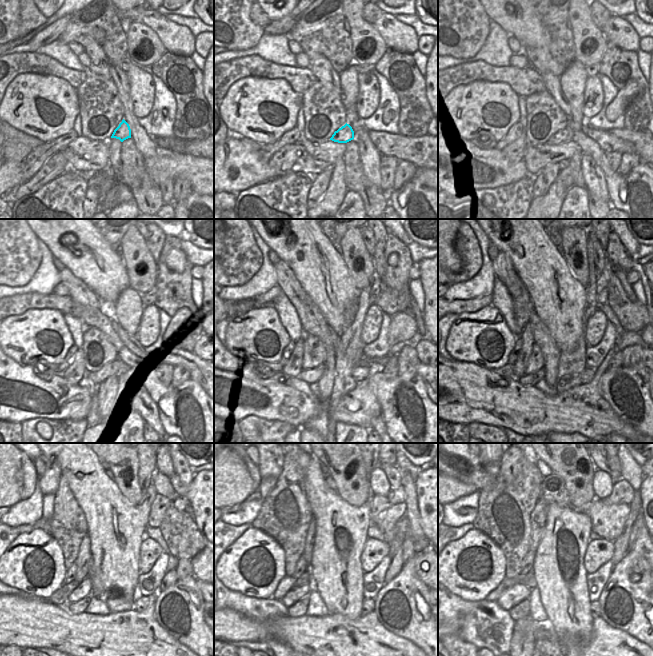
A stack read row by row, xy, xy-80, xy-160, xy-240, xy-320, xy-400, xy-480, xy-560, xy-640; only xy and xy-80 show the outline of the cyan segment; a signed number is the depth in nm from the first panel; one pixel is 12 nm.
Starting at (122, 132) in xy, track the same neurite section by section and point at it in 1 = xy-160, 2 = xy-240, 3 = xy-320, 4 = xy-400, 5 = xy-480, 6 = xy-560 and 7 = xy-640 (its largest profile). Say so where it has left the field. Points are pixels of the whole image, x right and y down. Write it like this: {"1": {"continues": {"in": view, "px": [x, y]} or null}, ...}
{"1": {"continues": {"in": "xy-160", "px": [566, 134]}}, "2": {"continues": {"in": "xy-240", "px": [109, 369]}}, "3": {"continues": {"in": "xy-320", "px": [311, 376]}}, "4": {"continues": {"in": "xy-400", "px": [532, 379]}}, "5": {"continues": {"in": "xy-480", "px": [80, 606]}}, "6": {"continues": {"in": "xy-560", "px": [298, 609]}}, "7": {"continues": {"in": "xy-640", "px": [522, 609]}}}

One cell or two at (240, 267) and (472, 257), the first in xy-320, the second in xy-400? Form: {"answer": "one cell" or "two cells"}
{"answer": "one cell"}

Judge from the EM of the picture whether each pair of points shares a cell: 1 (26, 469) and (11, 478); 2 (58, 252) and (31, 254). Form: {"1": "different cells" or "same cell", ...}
{"1": "different cells", "2": "different cells"}

